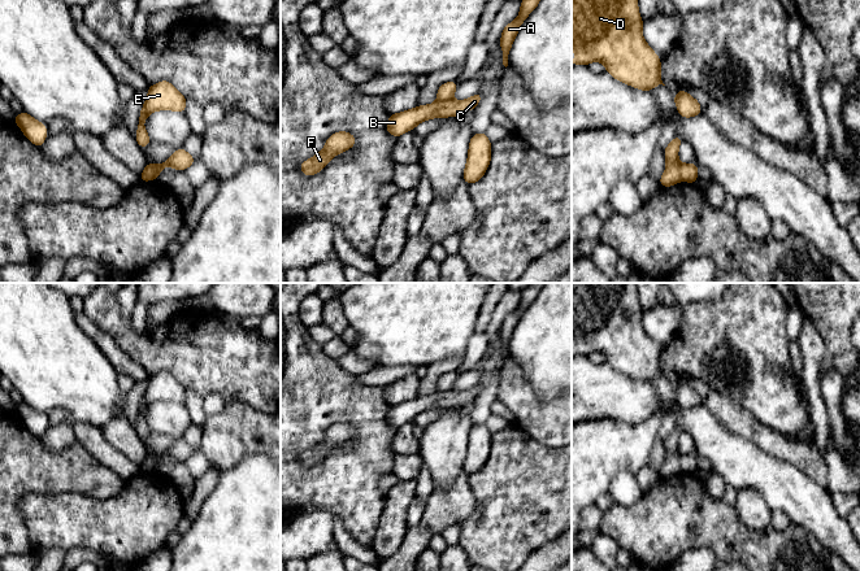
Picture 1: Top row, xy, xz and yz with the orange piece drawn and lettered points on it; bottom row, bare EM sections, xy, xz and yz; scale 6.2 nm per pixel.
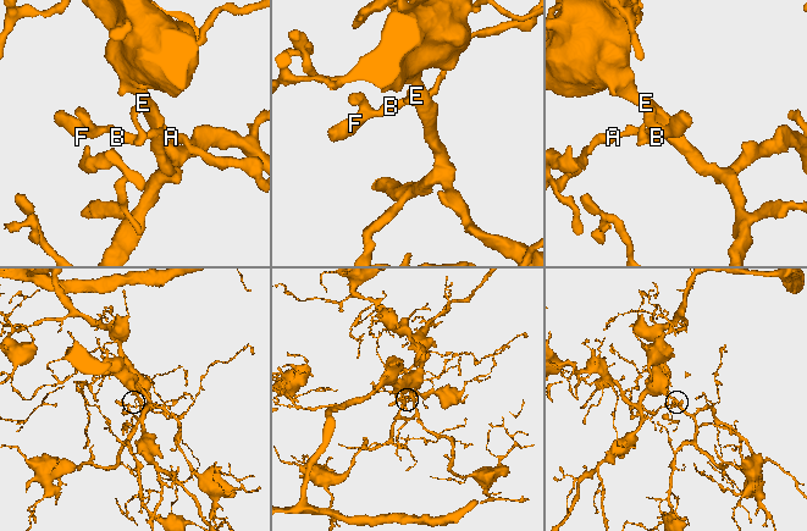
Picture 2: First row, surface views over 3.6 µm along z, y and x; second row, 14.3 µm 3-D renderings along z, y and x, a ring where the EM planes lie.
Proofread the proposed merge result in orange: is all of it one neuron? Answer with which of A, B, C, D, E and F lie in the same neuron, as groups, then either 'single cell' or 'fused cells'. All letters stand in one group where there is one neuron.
A B C F / D E | fused cells

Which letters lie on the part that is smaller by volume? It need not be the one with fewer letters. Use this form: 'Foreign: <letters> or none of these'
Foreign: A, B, C, F

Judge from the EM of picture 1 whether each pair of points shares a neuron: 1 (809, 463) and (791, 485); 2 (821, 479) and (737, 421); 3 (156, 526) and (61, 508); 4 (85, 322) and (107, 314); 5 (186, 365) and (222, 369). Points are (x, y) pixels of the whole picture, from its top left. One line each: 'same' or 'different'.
1: different
2: same
3: same
4: different
5: same

